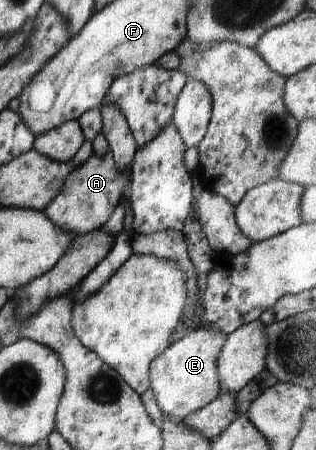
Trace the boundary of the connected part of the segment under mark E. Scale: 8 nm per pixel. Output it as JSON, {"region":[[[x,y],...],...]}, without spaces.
{"region":[[[201,325],[158,357],[151,366],[151,391],[163,416],[184,419],[212,403],[220,394],[219,358],[227,337],[211,327]]]}

